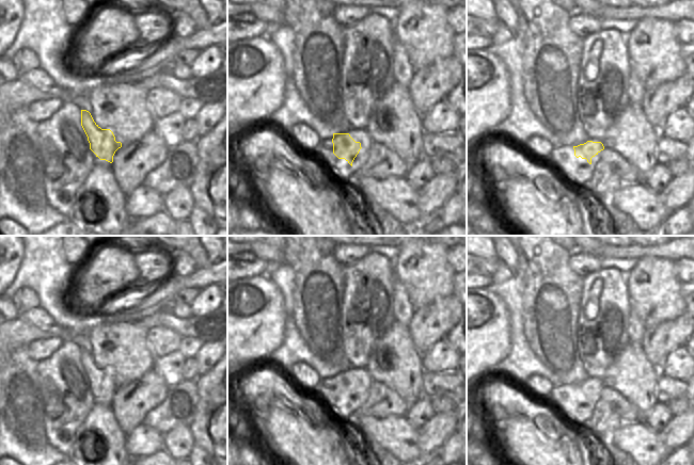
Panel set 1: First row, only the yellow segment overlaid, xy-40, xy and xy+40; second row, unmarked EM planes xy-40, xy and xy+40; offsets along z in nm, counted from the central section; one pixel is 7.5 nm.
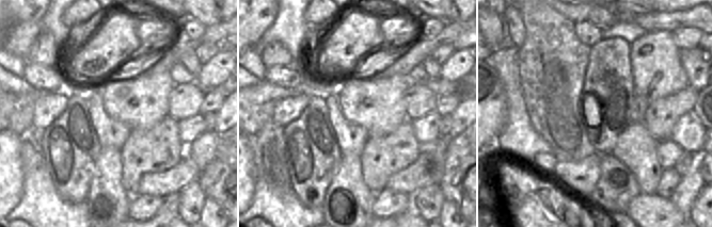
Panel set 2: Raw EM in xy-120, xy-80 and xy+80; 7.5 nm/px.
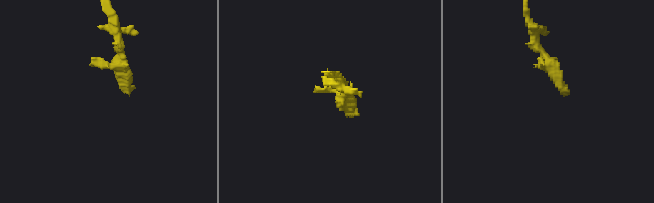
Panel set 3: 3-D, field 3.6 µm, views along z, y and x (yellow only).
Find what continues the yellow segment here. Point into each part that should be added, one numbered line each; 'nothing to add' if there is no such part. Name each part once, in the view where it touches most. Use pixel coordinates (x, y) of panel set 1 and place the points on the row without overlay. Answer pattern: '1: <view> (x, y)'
nothing to add

